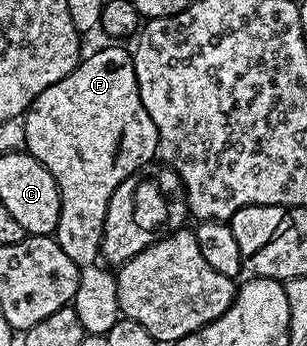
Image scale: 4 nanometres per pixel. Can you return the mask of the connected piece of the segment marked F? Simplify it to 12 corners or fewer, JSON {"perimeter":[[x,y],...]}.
{"perimeter":[[125,45],[87,53],[24,115],[62,197],[52,236],[99,261],[112,192],[156,124]]}

